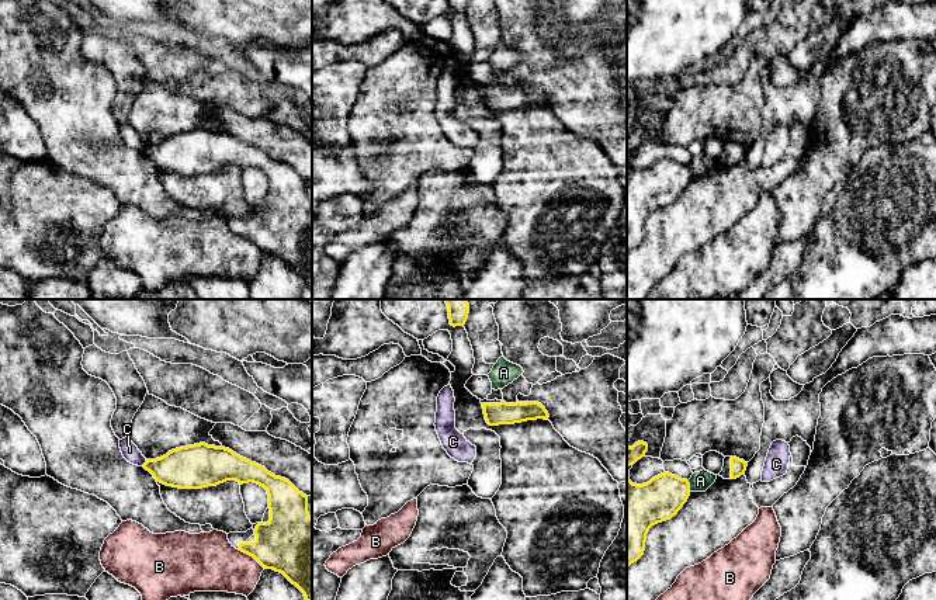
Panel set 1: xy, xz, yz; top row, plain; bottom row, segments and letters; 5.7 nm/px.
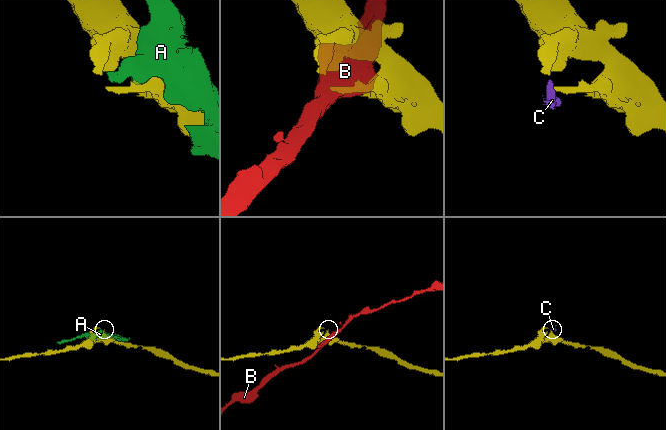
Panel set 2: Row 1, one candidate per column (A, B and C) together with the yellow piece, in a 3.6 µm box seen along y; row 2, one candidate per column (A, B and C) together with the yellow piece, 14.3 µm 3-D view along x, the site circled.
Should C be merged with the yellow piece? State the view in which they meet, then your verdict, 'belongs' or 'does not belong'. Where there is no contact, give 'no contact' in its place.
contact in xy; does not belong

